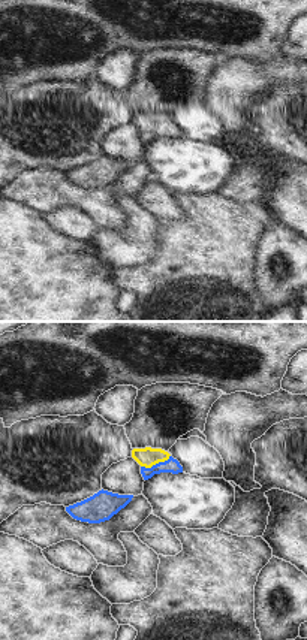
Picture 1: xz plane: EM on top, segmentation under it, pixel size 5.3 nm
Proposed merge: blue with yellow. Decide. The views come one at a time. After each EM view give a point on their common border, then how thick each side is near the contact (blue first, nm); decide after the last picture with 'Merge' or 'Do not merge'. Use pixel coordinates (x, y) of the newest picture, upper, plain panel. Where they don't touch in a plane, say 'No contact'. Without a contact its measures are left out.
Touches blue at (156, 129). Thickness 80 nm (blue) against 100 nm

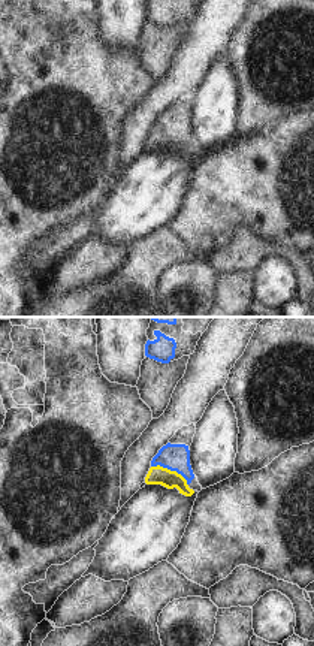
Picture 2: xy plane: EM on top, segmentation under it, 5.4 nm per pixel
Touches blue at (171, 135). Thickness 140 nm (blue) against 100 nm

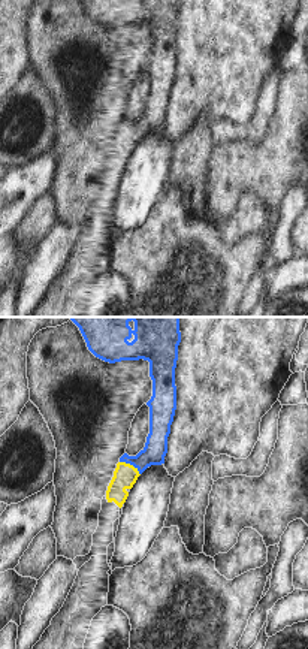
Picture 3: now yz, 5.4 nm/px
Touches blue at (130, 129). Thickness 130 nm (blue) against 130 nm

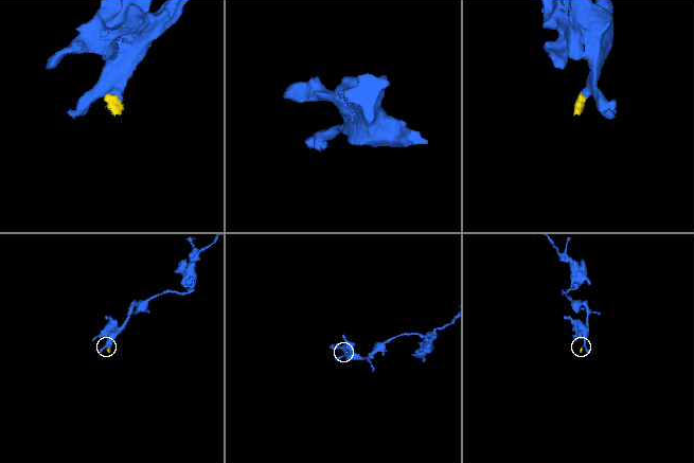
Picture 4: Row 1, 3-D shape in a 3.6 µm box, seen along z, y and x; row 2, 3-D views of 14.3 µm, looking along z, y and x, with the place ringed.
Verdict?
Merge

